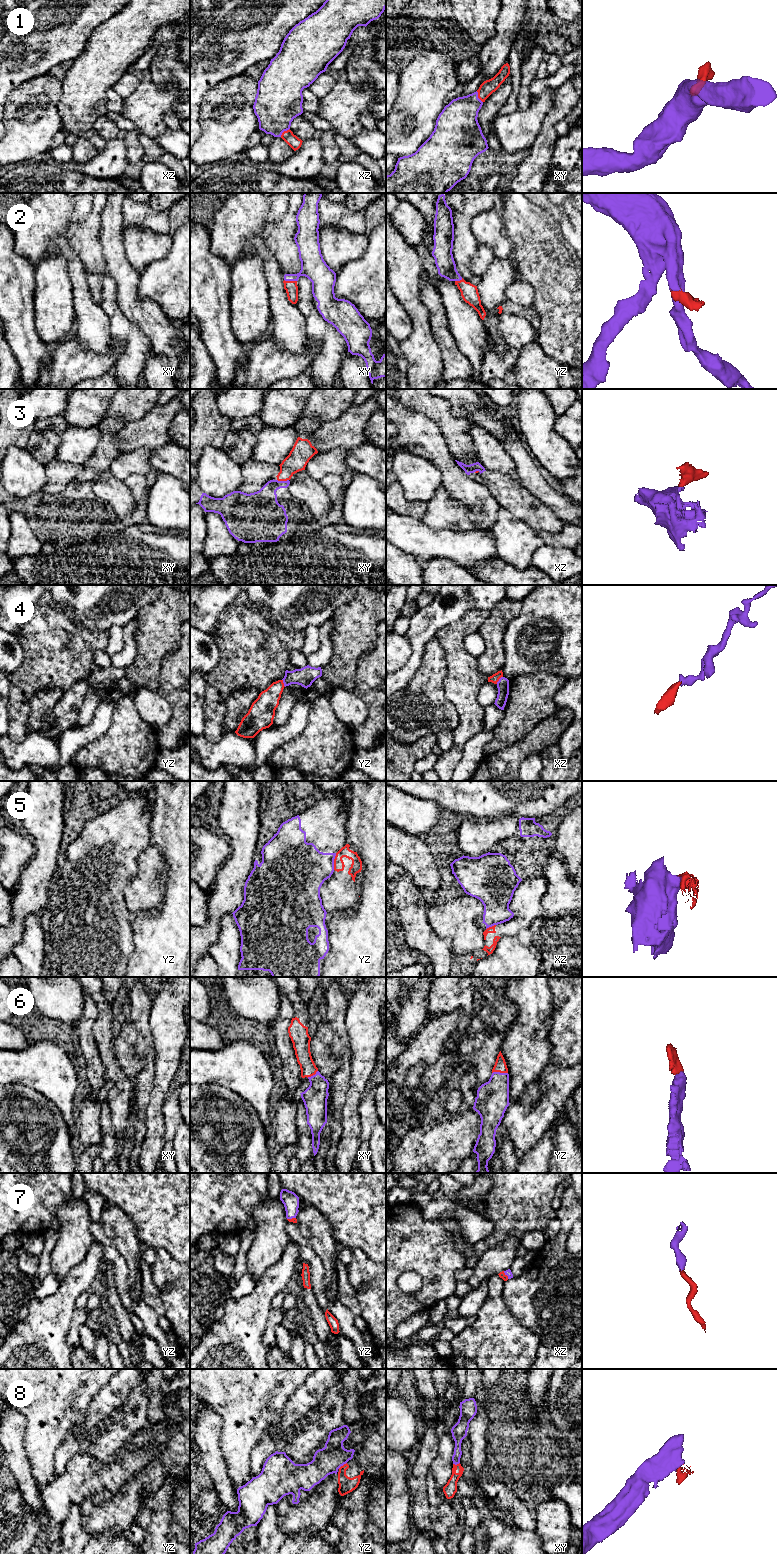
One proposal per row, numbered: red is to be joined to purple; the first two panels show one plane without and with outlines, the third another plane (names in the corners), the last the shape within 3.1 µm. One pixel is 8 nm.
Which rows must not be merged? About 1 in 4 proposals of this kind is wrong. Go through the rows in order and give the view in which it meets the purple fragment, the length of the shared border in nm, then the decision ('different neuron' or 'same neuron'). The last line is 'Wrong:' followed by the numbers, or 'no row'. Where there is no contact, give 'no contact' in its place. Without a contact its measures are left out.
1: xz | 100 nm | same neuron
2: xy | 110 nm | same neuron
3: xy | 100 nm | different neuron
4: xz | 80 nm | different neuron
5: yz | 140 nm | different neuron
6: yz | 130 nm | same neuron
7: yz | 70 nm | same neuron
8: yz | 90 nm | different neuron
Wrong: 3, 4, 5, 8

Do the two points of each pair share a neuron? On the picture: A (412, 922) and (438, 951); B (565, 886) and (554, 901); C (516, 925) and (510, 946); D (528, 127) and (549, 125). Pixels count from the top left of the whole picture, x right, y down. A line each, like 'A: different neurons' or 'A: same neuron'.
A: same neuron
B: same neuron
C: different neurons
D: different neurons

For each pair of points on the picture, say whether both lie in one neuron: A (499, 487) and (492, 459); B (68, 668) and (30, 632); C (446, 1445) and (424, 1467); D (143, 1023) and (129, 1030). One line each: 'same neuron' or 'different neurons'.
A: different neurons
B: same neuron
C: different neurons
D: different neurons

